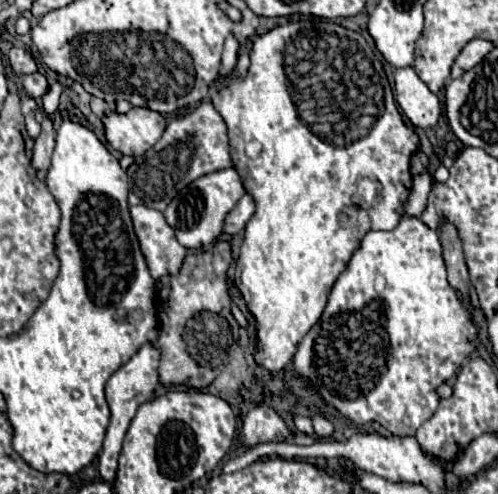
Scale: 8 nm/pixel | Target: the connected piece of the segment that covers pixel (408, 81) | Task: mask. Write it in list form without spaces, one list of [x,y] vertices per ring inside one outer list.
[[[413,66],[395,70],[395,98],[413,126],[435,126],[441,114],[439,98],[415,74]]]

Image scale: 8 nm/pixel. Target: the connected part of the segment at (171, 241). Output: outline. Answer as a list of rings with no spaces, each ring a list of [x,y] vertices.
[[[131,206],[131,218],[151,276],[159,280],[161,276],[177,274],[187,248],[175,240],[175,232],[163,214],[147,206]]]

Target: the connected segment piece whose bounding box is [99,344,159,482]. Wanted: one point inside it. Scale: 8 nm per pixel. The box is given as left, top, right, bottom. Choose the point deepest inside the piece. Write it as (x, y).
(136, 381)

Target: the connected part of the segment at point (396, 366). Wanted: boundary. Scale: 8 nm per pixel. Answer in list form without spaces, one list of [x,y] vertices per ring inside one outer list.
[[[401,218],[399,226],[395,230],[389,232],[367,232],[367,236],[363,238],[359,250],[353,254],[349,266],[345,268],[345,272],[337,278],[329,302],[323,310],[323,316],[319,318],[319,322],[303,336],[303,340],[297,344],[297,352],[293,356],[295,362],[295,370],[305,376],[319,392],[321,396],[335,406],[343,416],[351,418],[357,424],[367,424],[367,422],[379,422],[383,428],[387,428],[391,434],[395,436],[413,436],[415,430],[435,412],[437,404],[439,404],[439,396],[437,396],[437,386],[443,384],[445,380],[449,380],[457,368],[475,352],[477,344],[479,344],[479,332],[477,326],[473,324],[473,306],[471,304],[463,304],[457,296],[457,292],[449,286],[447,282],[447,272],[445,272],[445,262],[441,256],[441,244],[439,244],[439,236],[435,230],[427,228],[419,218]]]

